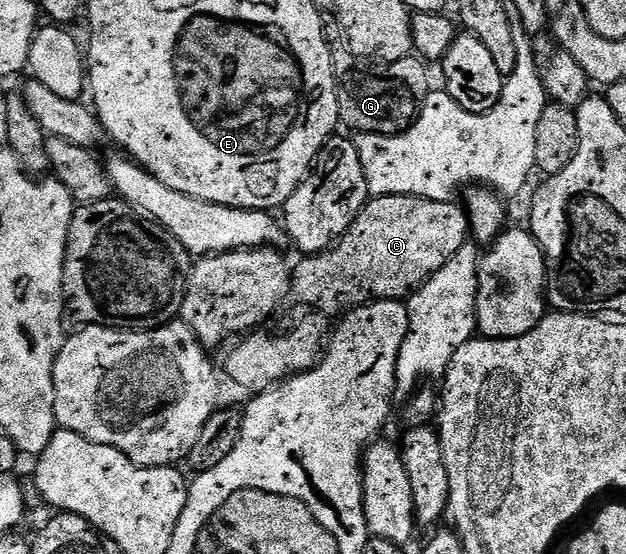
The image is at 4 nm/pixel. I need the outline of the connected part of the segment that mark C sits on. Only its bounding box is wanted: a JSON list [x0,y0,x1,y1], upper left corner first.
[290,195,470,313]

